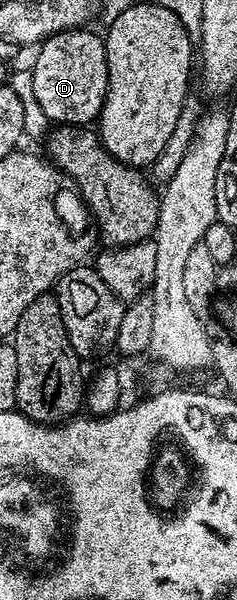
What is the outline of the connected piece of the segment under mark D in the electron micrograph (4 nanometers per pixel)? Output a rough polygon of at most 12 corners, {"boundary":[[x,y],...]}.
{"boundary":[[55,33],[32,65],[52,123],[84,127],[108,90],[103,36]]}

